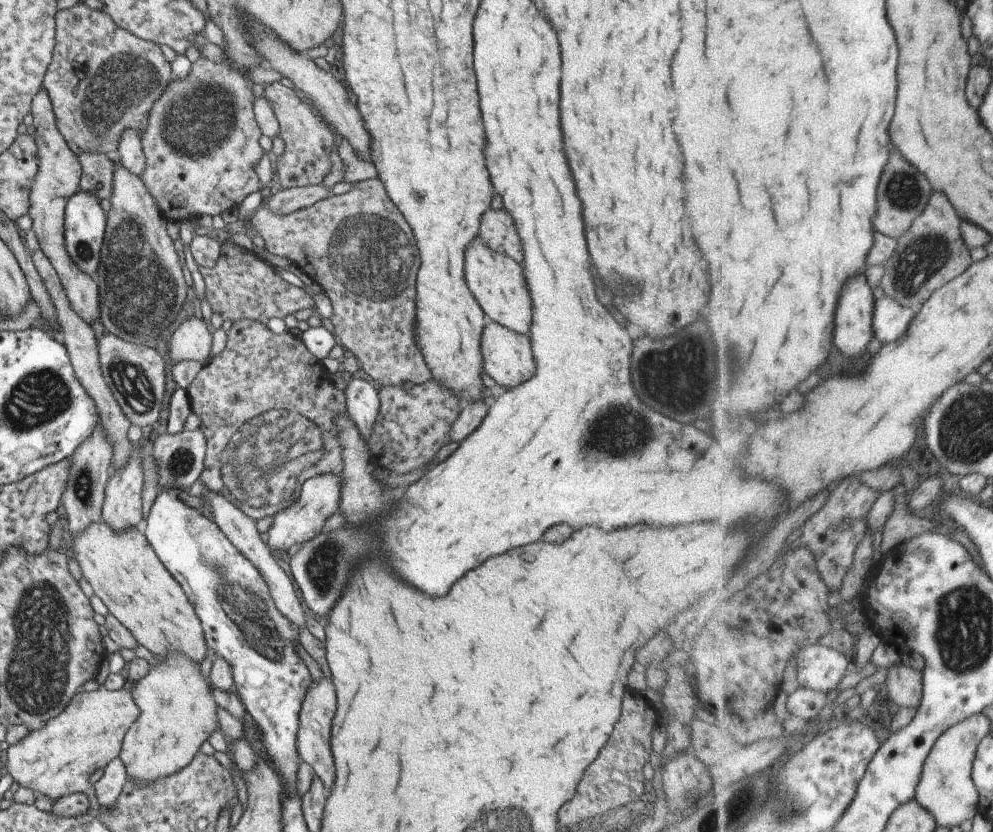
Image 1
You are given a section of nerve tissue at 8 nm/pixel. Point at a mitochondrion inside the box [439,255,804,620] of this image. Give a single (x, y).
(672, 376)

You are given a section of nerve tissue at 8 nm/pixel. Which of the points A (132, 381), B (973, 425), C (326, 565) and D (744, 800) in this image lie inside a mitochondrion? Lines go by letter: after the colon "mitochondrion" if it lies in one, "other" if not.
A: mitochondrion
B: mitochondrion
C: mitochondrion
D: mitochondrion

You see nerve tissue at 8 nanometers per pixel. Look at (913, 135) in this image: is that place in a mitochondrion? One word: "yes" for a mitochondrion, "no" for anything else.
no

